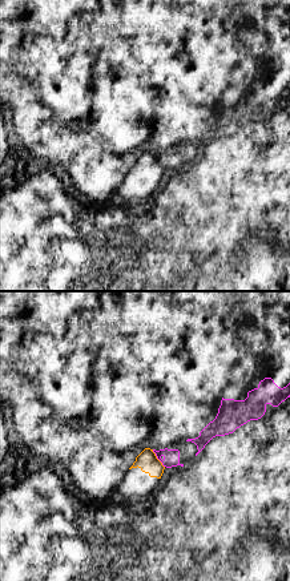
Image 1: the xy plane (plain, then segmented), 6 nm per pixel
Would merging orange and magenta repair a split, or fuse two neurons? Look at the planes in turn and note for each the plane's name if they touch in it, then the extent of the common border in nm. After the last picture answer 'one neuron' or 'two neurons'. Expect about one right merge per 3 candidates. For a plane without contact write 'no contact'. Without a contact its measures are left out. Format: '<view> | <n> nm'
xy | 130 nm

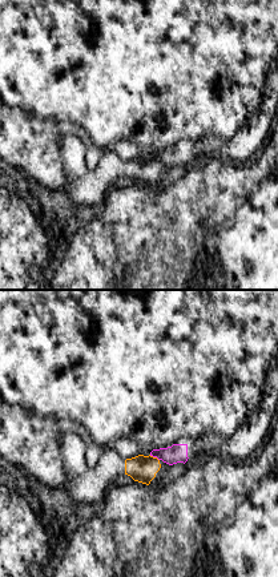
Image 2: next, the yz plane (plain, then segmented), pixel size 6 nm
yz | 70 nm

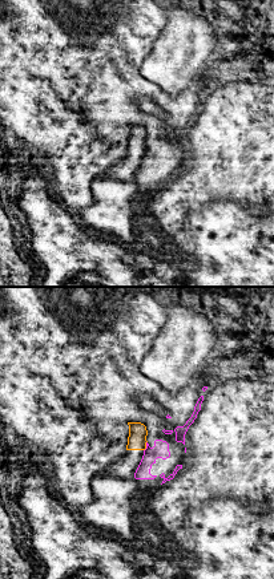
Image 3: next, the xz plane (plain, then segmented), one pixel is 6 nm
xz | 70 nm

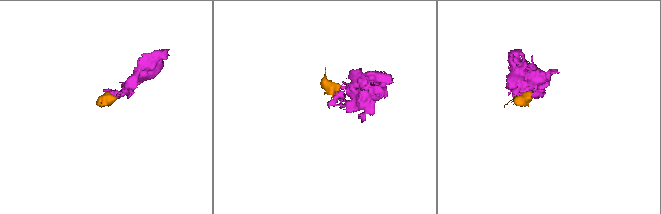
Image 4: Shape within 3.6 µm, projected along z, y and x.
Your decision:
two neurons

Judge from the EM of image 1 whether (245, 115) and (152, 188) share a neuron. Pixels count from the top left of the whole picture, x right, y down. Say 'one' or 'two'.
two

